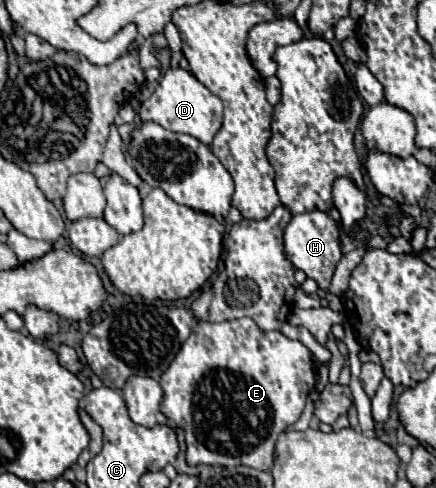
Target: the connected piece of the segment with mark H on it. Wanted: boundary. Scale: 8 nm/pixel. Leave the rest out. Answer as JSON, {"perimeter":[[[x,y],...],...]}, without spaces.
{"perimeter":[[[310,211],[302,215],[294,215],[292,221],[284,229],[284,253],[292,267],[298,271],[304,271],[308,279],[314,279],[322,291],[330,287],[334,269],[342,257],[340,249],[340,231],[334,219],[330,219],[324,211]]]}

